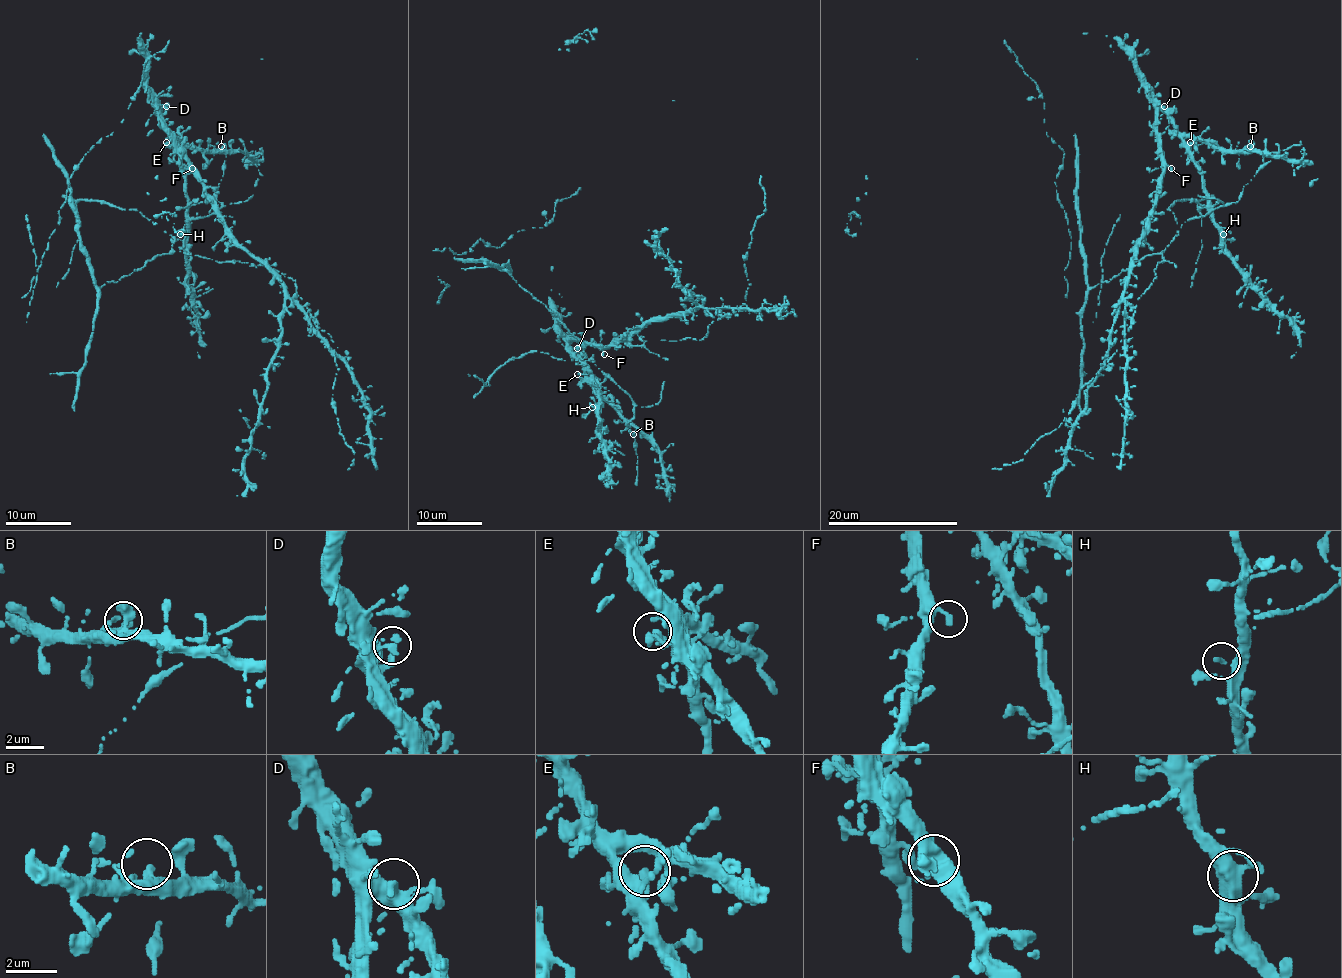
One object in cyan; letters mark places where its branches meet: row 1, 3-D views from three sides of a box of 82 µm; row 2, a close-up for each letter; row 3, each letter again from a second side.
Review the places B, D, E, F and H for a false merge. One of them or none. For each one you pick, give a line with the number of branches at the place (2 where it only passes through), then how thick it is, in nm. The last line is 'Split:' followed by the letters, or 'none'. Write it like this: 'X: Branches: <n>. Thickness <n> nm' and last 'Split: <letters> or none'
Split: none

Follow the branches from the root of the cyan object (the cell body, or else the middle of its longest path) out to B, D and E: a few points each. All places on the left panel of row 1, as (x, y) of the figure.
B: (192, 219), (203, 217), (187, 212), (179, 149), (185, 139), (210, 150), (225, 150), (221, 146)
D: (192, 219), (203, 217), (197, 214), (190, 217), (187, 212), (182, 154), (159, 110), (166, 106)
E: (192, 219), (203, 217), (197, 214), (194, 217), (189, 216), (181, 157), (166, 142)

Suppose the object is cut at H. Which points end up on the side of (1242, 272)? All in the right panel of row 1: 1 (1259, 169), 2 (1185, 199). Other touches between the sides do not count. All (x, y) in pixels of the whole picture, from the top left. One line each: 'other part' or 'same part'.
1: other part
2: same part

